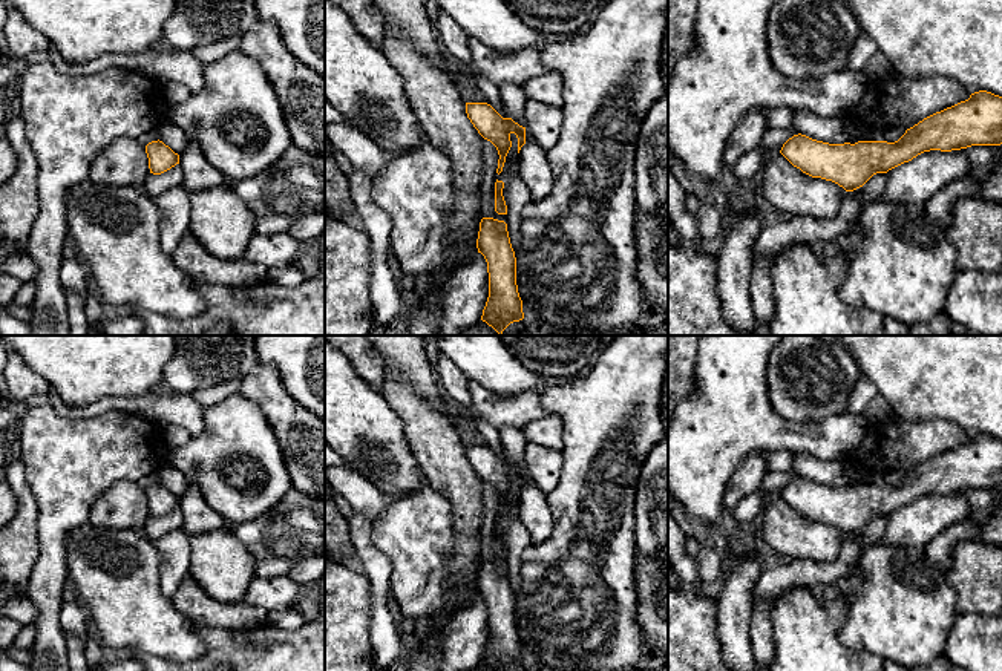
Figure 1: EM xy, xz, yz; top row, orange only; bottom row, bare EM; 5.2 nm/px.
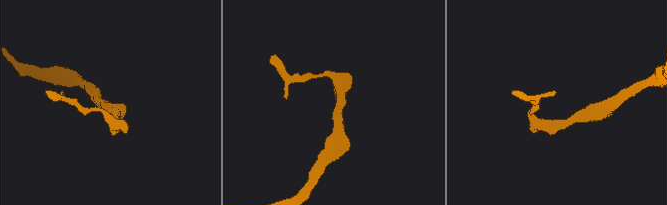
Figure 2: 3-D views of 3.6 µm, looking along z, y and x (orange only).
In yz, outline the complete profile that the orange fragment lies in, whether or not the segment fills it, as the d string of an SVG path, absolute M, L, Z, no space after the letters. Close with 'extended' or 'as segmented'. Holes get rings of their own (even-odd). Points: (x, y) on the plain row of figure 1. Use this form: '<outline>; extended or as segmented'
M979 434L968 443L924 461L895 486L829 487L798 476L783 487L780 496L803 516L853 535L873 518L887 516L924 495L1000 487L1002 440Z; as segmented

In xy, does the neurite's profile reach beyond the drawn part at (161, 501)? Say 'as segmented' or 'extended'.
as segmented

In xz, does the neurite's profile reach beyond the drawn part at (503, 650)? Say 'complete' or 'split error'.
complete

